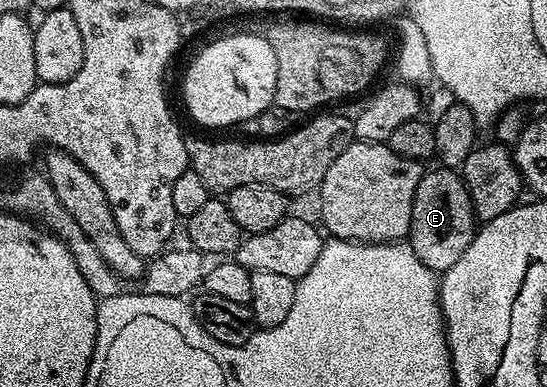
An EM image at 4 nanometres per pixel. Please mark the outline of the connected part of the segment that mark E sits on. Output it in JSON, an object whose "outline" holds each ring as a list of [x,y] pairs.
{"outline":[[[455,169],[438,170],[428,170],[417,185],[409,242],[422,263],[429,265],[429,269],[436,273],[442,273],[460,259],[465,249],[469,249],[477,230],[477,220],[462,174]]]}

